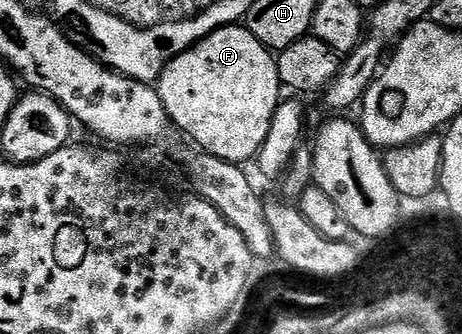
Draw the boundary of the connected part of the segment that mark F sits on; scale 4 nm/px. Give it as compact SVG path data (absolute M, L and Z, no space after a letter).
M228 26L226 28L218 28L216 32L211 32L199 43L195 44L191 48L186 48L178 56L173 57L166 66L163 67L163 72L159 75L157 81L157 91L161 102L165 106L165 110L169 114L171 123L175 125L176 129L180 133L183 132L188 136L191 141L194 142L202 151L213 154L217 158L221 158L225 162L230 164L237 164L240 166L246 165L246 160L249 162L254 161L259 151L262 148L262 144L266 140L266 134L269 132L270 123L273 122L274 112L277 110L281 95L281 85L279 83L279 66L276 57L273 55L272 49L265 47L252 32L250 32L245 26Z

